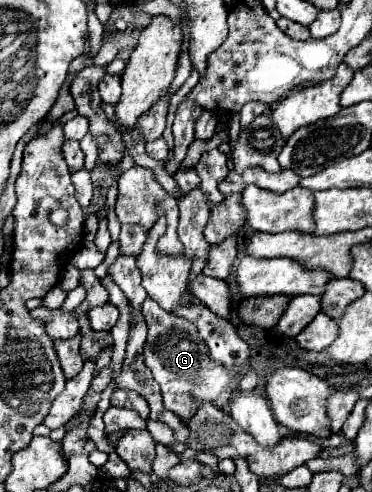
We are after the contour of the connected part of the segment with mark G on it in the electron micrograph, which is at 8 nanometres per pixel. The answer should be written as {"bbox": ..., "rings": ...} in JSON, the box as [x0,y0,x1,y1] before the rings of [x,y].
{"bbox":[142,298,238,424],"rings":[[[152,298],[144,300],[142,314],[148,324],[148,338],[144,344],[144,364],[152,370],[154,380],[162,388],[164,408],[172,410],[182,424],[196,414],[202,402],[210,402],[216,408],[226,408],[232,390],[236,390],[238,382],[232,382],[232,374],[222,366],[216,366],[212,358],[208,358],[208,346],[200,342],[196,326],[178,314],[162,310]]]}

